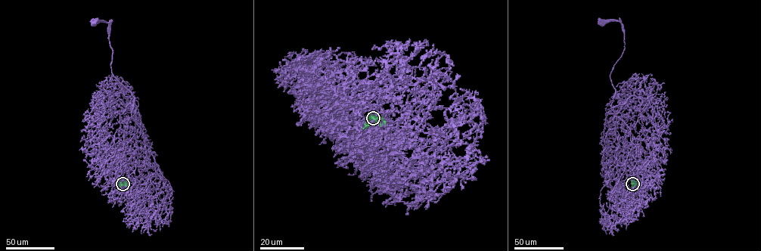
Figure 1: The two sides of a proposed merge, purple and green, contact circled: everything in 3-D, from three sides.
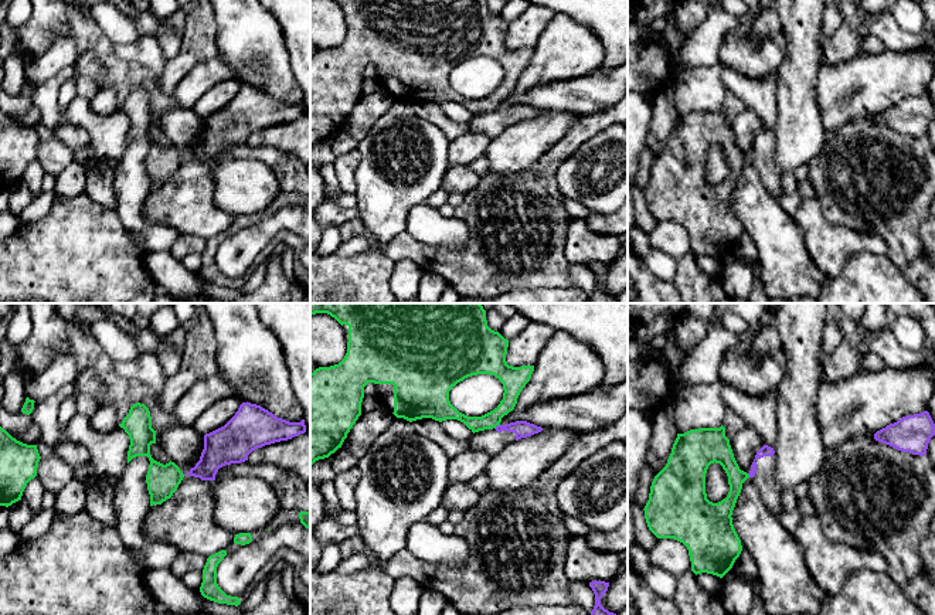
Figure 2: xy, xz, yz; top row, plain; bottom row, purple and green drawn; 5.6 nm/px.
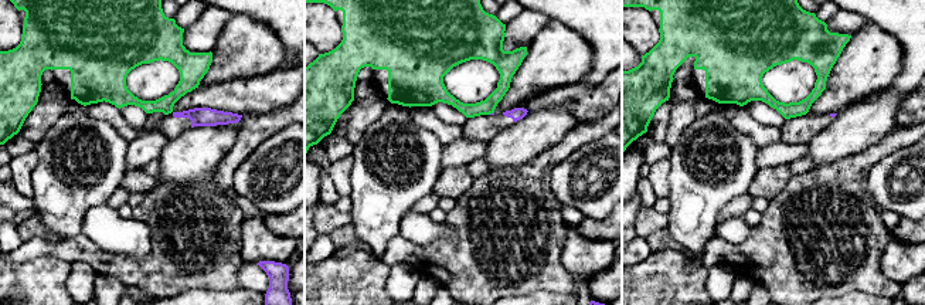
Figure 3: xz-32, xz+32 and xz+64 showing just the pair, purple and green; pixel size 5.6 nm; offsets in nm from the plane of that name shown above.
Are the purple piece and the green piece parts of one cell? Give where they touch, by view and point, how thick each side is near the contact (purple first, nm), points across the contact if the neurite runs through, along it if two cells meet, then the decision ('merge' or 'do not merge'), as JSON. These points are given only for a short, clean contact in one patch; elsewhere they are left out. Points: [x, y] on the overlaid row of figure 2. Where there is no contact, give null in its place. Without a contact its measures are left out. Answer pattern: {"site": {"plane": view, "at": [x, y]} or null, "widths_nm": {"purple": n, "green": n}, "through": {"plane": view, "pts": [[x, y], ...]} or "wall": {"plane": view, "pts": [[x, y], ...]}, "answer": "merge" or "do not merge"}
{"site": {"plane": "xz", "at": [496, 427]}, "widths_nm": {"purple": 100, "green": 110}, "answer": "do not merge"}

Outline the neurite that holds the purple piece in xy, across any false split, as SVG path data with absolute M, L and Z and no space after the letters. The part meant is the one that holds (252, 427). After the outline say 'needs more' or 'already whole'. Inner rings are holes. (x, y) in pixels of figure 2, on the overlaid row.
M242 402L224 427L204 435L200 461L187 475L215 480L220 468L245 462L252 451L305 432L305 419L289 422L261 405Z | already whole

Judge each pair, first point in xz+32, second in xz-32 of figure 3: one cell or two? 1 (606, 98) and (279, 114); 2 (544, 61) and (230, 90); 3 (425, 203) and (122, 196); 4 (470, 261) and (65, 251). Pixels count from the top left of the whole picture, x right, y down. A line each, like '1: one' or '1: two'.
1: two
2: two
3: one
4: one

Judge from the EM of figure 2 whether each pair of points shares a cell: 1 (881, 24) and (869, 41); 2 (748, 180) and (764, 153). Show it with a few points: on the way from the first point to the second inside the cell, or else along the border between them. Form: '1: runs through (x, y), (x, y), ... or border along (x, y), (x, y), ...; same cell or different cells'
1: border along (870, 33), (886, 47); different cells
2: border along (750, 159), (761, 182), (774, 196); different cells

